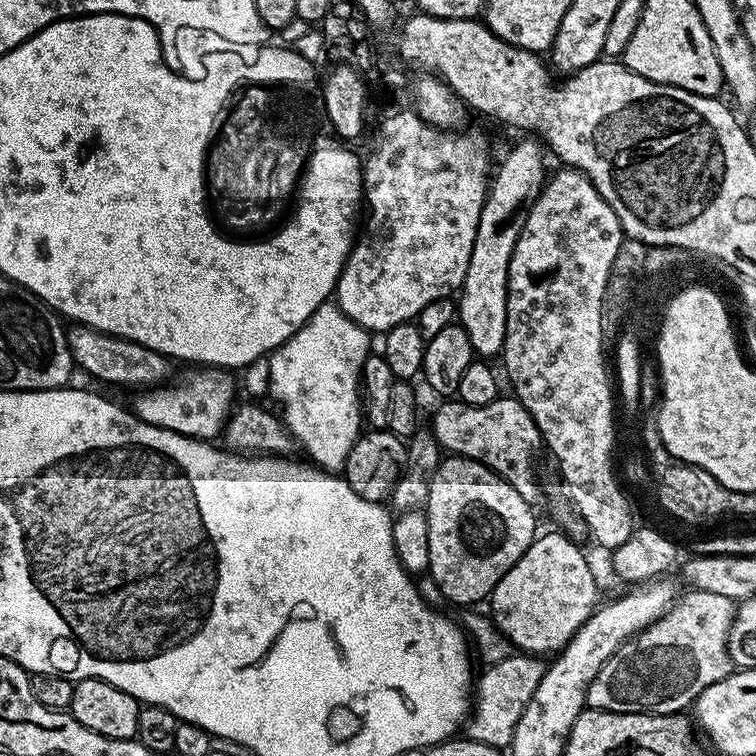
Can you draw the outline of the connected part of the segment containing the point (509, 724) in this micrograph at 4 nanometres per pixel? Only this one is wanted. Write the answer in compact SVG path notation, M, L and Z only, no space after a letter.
M513 654L497 664L487 665L483 671L474 684L474 707L466 724L466 736L469 740L504 750L511 745L522 710L526 710L530 698L534 698L538 682L542 682L546 664L539 656Z

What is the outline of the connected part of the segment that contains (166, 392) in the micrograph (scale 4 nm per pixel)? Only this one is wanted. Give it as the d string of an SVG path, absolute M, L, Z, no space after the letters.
M196 366L181 378L177 384L165 383L151 390L139 393L135 415L148 424L177 432L183 436L193 436L196 440L215 441L223 433L229 417L237 403L238 380L231 371L211 366Z

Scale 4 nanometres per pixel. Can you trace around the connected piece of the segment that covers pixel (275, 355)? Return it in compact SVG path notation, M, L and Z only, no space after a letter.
M325 302L310 314L310 318L287 342L267 357L270 362L268 390L271 399L280 403L282 421L297 445L308 451L307 459L315 467L329 474L343 473L351 448L362 435L362 393L360 372L364 369L370 333L361 324L355 324L335 302Z

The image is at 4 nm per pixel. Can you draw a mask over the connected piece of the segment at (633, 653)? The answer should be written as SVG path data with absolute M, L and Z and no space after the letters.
M688 590L681 595L667 612L643 628L636 636L631 636L607 662L588 685L589 708L601 708L607 712L652 712L656 716L670 716L691 709L696 699L711 684L732 675L734 665L728 653L728 635L732 619L736 616L737 605L722 594L710 594Z

